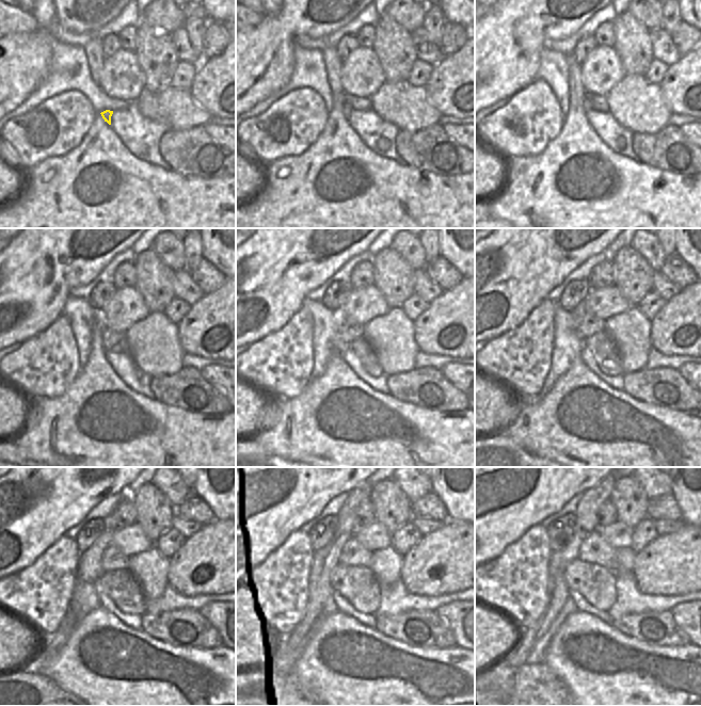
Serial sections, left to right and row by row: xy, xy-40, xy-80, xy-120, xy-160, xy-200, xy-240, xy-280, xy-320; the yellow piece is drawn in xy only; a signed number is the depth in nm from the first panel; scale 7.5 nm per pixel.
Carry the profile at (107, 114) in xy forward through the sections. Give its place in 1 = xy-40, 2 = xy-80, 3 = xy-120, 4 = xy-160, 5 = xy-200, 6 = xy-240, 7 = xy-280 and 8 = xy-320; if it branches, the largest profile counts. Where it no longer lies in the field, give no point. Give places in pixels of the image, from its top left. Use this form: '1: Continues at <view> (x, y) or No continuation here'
1: Continues at xy-40 (347, 109)
2: Continues at xy-80 (587, 106)
3: Continues at xy-120 (110, 338)
4: Continues at xy-160 (349, 331)
5: Continues at xy-200 (588, 324)
6: Continues at xy-240 (112, 559)
7: Continues at xy-280 (352, 554)
8: Continues at xy-320 (594, 549).

